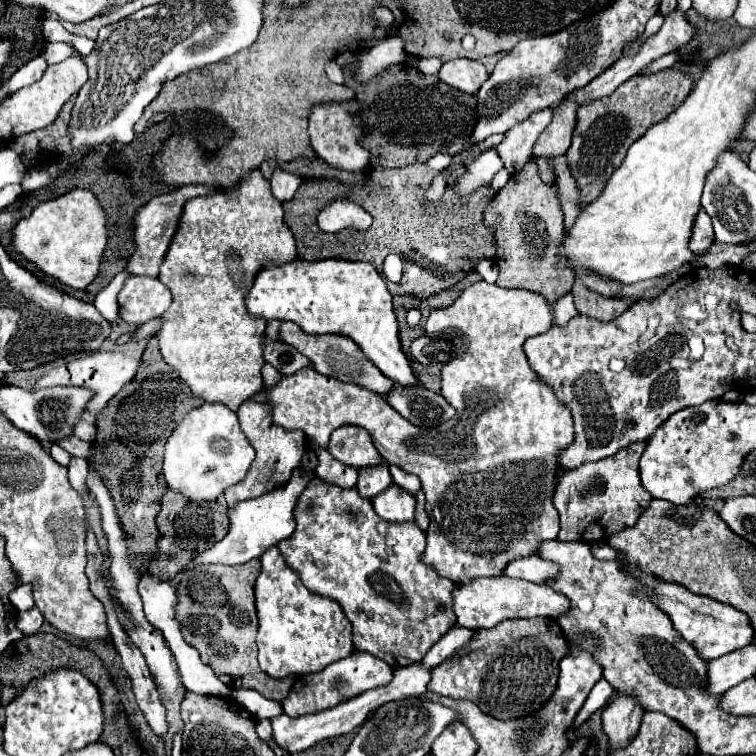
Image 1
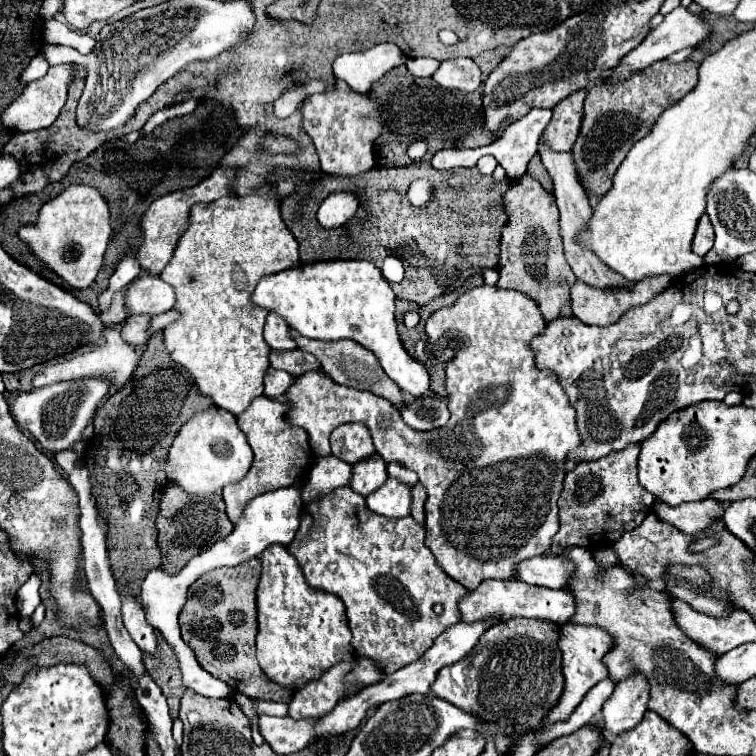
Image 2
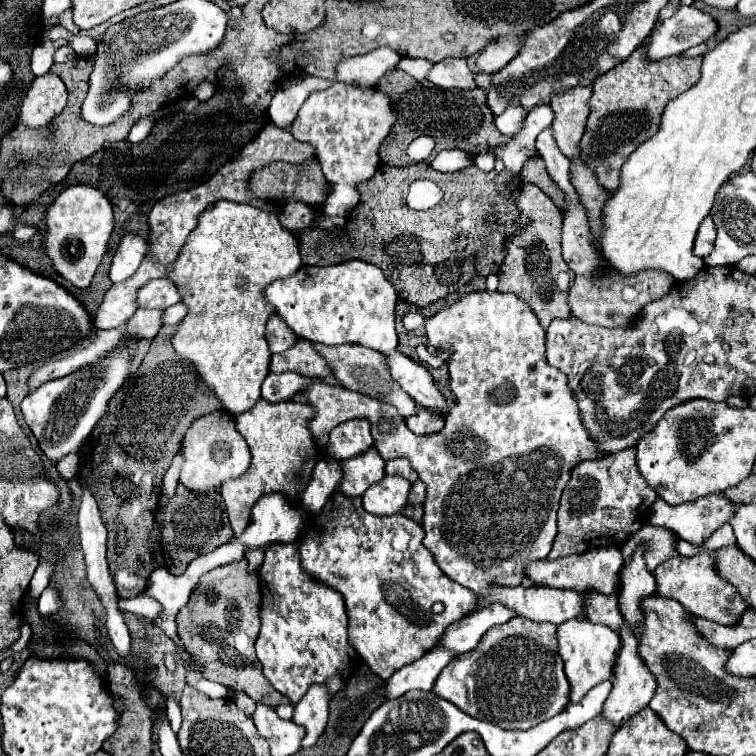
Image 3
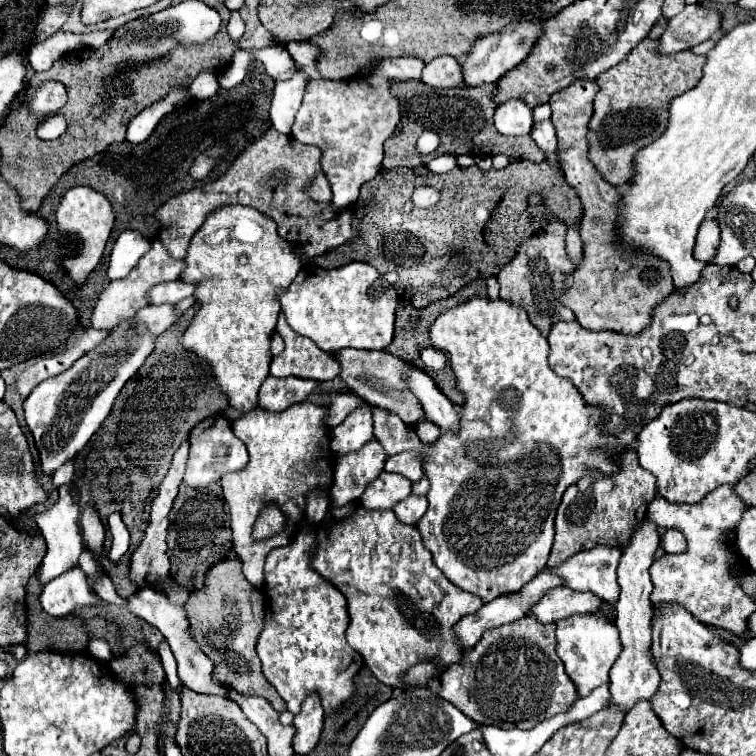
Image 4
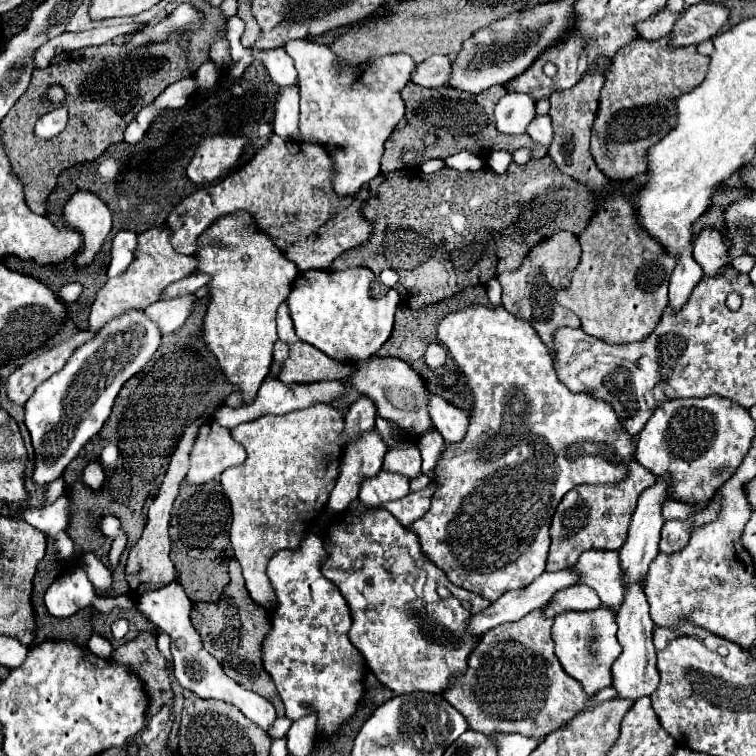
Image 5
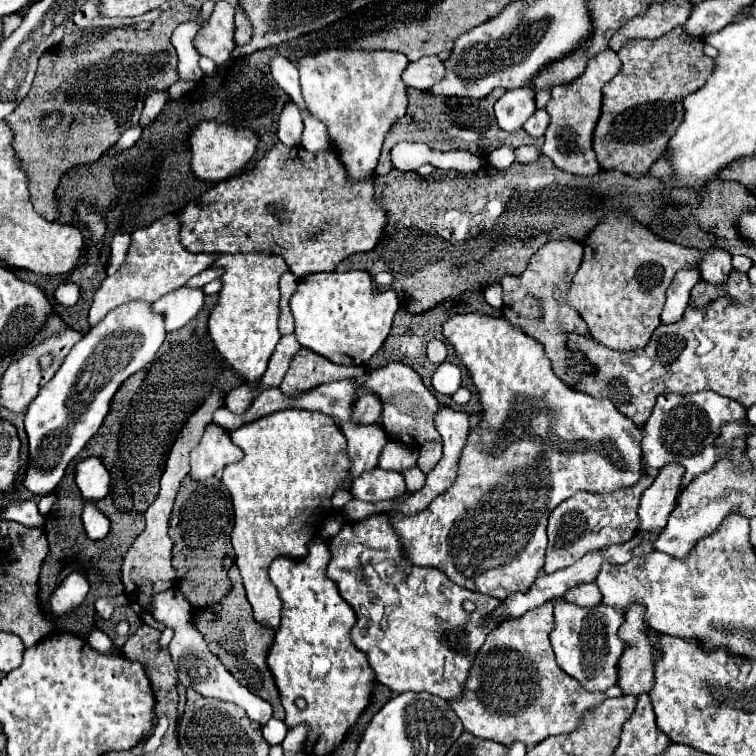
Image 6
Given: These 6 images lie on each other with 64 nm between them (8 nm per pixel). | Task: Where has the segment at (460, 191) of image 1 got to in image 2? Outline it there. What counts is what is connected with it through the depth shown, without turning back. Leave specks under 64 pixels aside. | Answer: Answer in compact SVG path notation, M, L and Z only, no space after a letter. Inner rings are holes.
M482 156L482 158L478 160L478 164L476 164L478 172L484 174L484 176L490 176L490 174L496 170L496 166L498 166L498 162L496 162L494 156Z

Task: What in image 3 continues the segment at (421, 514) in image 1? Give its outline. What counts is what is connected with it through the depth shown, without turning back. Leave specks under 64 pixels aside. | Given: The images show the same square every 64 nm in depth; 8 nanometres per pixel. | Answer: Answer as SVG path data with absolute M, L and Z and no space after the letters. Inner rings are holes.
M418 480L410 488L410 504L422 504L424 498L426 498L426 486L422 480Z

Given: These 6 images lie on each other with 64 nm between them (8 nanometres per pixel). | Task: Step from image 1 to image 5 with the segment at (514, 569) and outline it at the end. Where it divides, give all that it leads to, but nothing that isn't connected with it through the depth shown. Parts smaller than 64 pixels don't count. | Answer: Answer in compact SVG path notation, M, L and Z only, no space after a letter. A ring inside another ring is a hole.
M588 550L572 566L580 574L578 584L596 590L604 606L618 608L624 598L624 584L620 580L620 564L616 550Z

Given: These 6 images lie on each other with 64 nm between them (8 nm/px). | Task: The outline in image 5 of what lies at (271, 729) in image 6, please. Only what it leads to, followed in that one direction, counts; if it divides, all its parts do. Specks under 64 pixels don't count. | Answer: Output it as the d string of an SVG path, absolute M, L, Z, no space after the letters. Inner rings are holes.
M286 716L284 718L276 718L276 722L274 722L274 726L272 726L272 730L268 734L272 738L280 738L280 736L284 736L288 732L290 726L292 726L292 720L288 720Z

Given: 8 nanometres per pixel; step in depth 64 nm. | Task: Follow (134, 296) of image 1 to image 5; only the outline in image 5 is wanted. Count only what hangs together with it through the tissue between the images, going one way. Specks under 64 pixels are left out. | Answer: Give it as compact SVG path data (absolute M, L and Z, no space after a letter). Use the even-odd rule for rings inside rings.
M198 274L198 276L186 276L184 280L178 280L176 284L170 284L160 298L166 300L168 296L182 296L182 294L194 294L198 288L202 288L206 282L210 280L210 276L206 274Z

